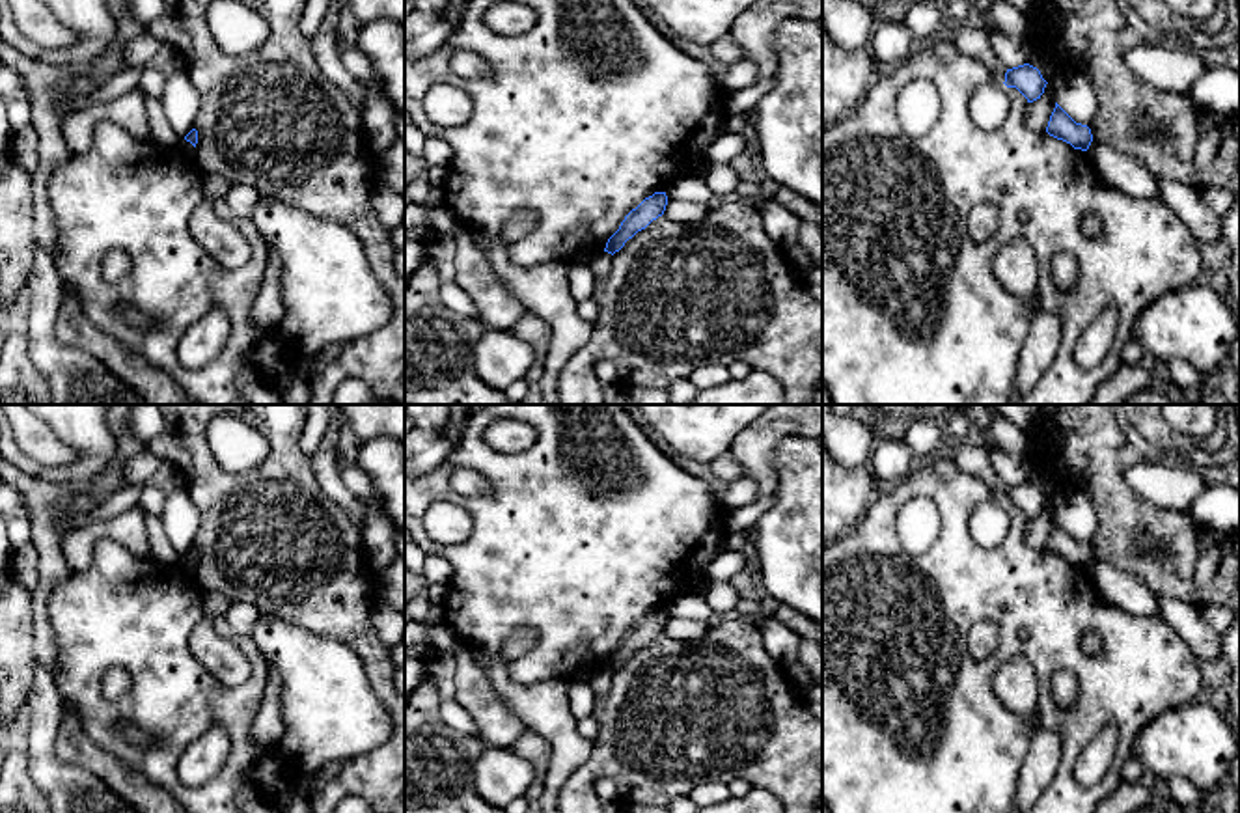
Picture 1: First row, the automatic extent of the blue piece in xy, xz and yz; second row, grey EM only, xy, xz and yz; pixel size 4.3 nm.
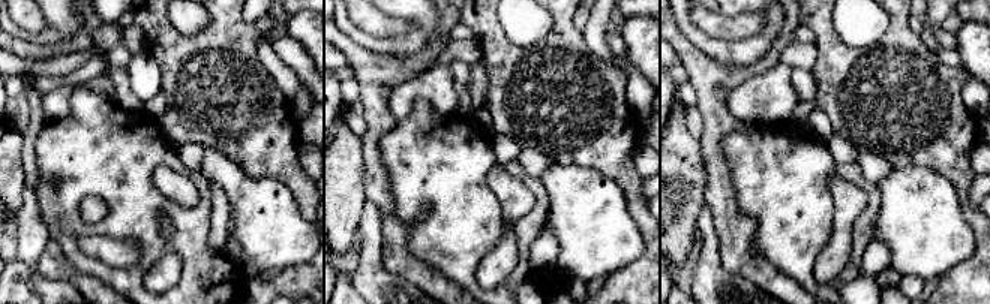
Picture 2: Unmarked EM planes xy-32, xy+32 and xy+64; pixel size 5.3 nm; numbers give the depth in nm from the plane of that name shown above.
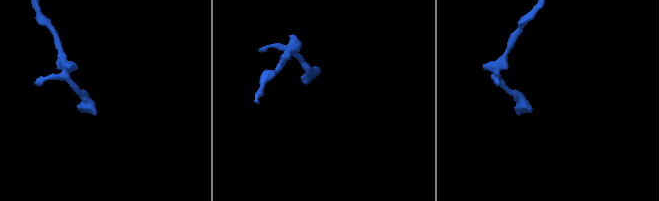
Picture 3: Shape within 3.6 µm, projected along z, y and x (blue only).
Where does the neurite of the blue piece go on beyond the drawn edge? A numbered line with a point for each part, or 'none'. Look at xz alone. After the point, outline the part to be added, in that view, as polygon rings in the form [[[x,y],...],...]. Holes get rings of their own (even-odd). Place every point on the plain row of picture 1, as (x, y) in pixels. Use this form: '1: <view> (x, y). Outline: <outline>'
none

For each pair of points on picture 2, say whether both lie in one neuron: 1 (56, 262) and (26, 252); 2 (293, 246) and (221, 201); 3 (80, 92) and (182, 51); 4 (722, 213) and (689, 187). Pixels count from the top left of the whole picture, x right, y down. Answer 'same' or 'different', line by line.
1: different
2: different
3: different
4: different

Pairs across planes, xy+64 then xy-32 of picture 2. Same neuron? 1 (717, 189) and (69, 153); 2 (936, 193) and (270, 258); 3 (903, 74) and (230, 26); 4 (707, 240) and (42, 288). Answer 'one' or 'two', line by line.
1: two
2: one
3: one
4: one

